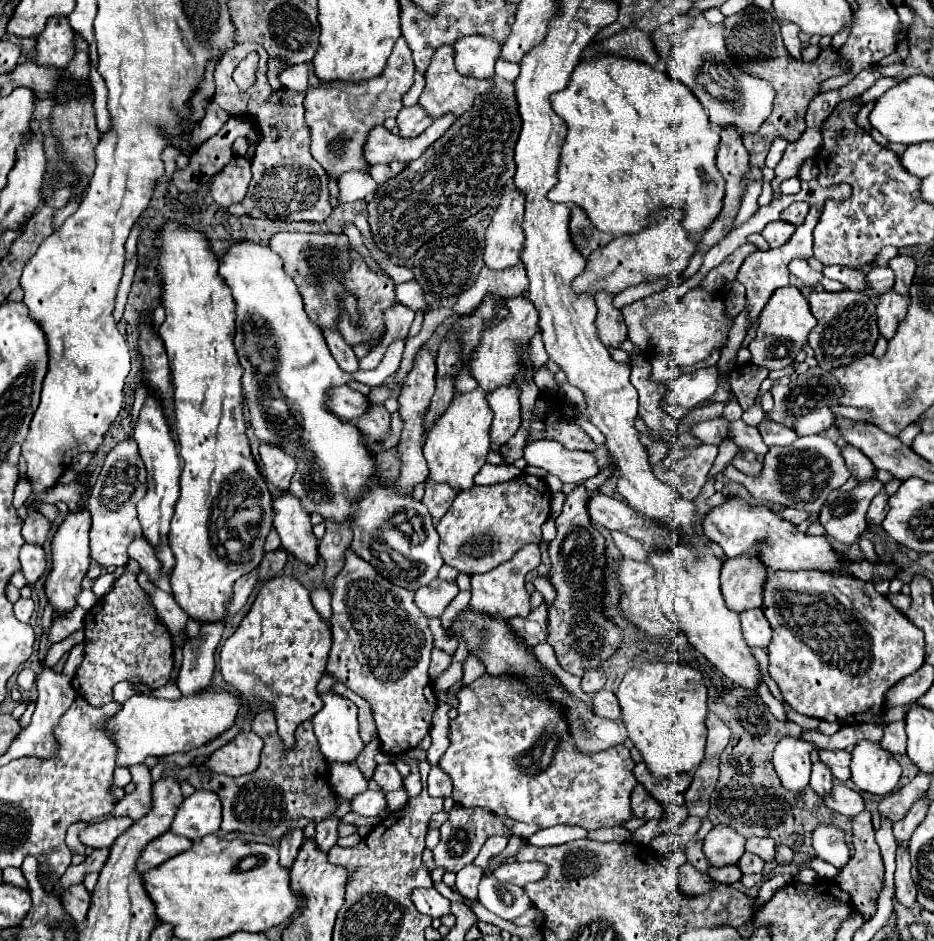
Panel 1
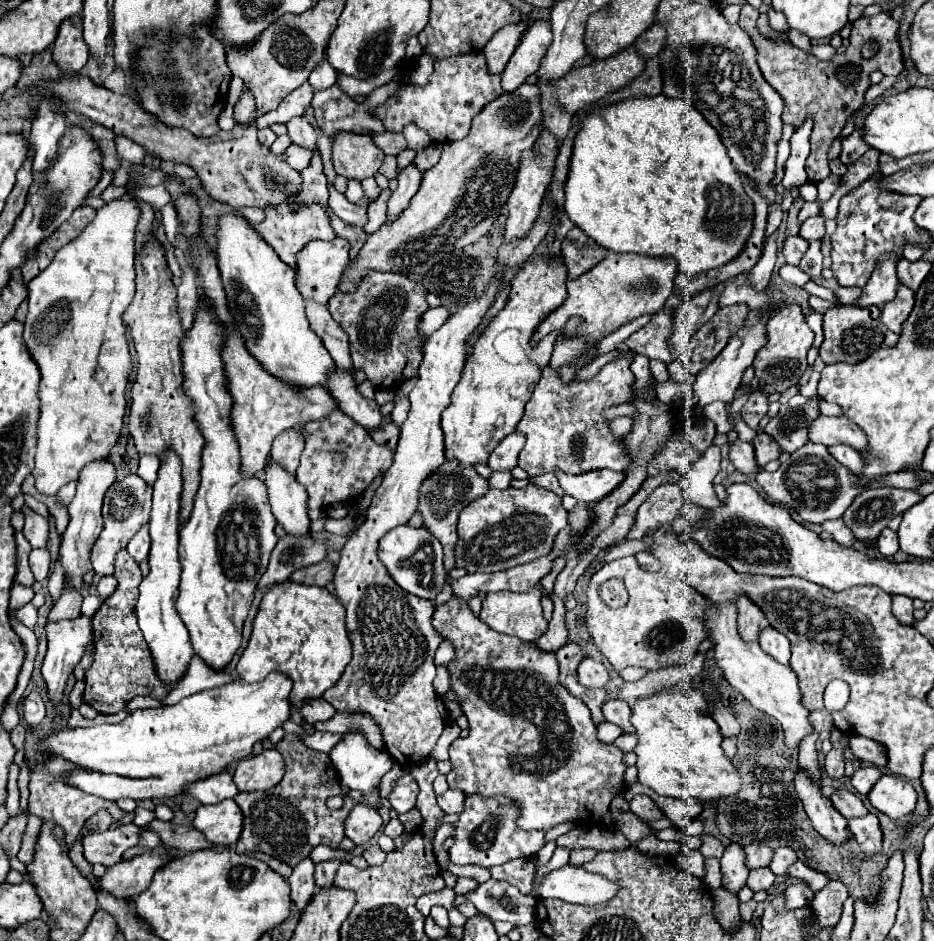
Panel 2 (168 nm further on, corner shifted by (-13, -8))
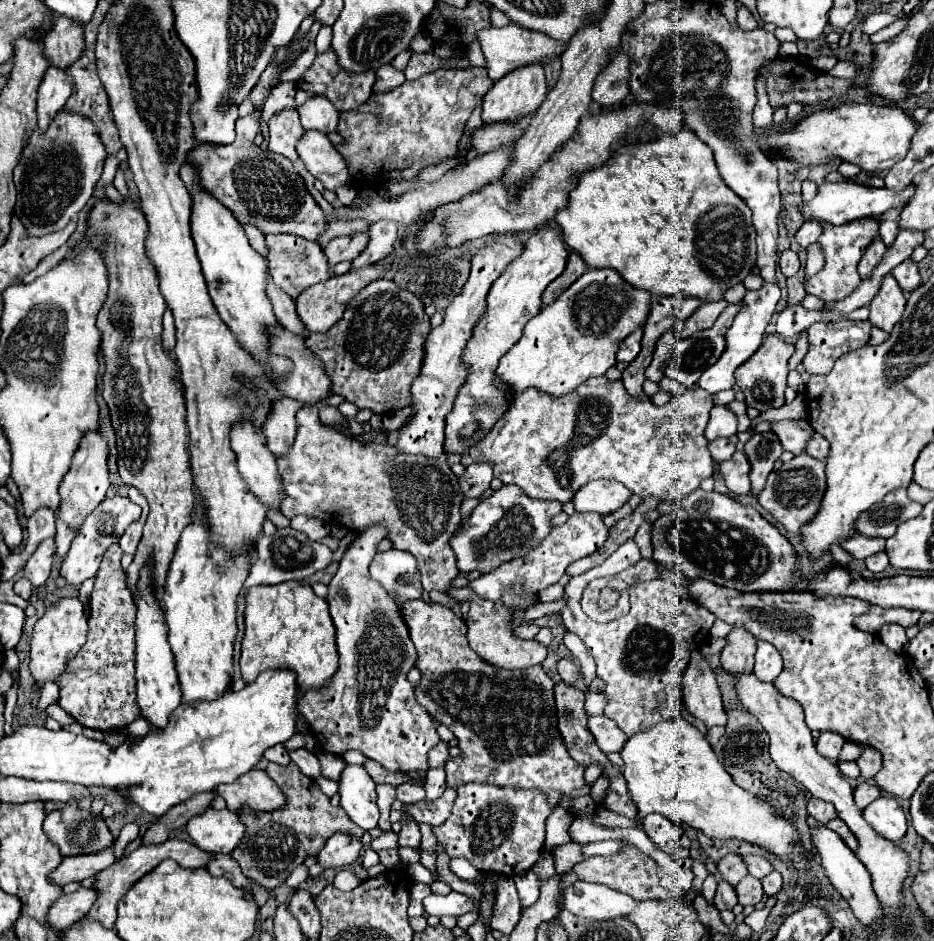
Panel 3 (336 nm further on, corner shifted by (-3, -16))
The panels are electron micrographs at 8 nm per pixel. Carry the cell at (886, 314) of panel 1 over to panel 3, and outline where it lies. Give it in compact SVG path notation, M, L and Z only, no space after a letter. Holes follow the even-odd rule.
M886 274L880 286L880 292L868 306L870 310L868 320L872 322L872 326L884 332L890 332L890 328L894 328L894 324L902 318L904 306L906 306L906 298L898 288L898 282L894 280L894 276Z

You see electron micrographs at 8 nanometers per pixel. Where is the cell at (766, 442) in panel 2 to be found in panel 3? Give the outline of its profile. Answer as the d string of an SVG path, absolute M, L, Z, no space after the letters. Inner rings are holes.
M736 450L732 460L722 462L720 472L732 494L750 492L750 462L742 450Z

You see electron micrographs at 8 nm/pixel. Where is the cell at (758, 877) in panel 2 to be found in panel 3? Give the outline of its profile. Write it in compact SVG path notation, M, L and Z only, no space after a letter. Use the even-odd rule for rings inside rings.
M754 876L742 878L740 884L736 886L736 892L738 892L738 902L742 906L748 906L748 904L756 906L762 900L762 896L764 896L764 888L762 888L760 880L754 878Z

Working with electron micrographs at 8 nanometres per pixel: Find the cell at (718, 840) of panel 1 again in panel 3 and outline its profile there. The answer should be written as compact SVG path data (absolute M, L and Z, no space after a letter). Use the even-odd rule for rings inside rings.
M720 880L716 896L714 896L714 906L718 910L726 910L726 908L732 908L736 902L738 902L736 900L736 888L730 886L726 880Z

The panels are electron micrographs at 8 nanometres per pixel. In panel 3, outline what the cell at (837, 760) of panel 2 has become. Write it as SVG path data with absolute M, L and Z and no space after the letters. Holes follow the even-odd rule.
M822 732L818 742L816 742L816 748L822 756L830 758L832 762L838 762L838 756L840 756L840 750L842 750L842 744L844 744L844 738L834 734L834 732Z

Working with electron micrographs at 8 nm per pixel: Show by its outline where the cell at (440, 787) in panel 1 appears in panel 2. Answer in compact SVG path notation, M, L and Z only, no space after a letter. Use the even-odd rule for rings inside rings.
M446 790L438 796L438 806L446 814L460 814L464 810L464 792L460 790Z

